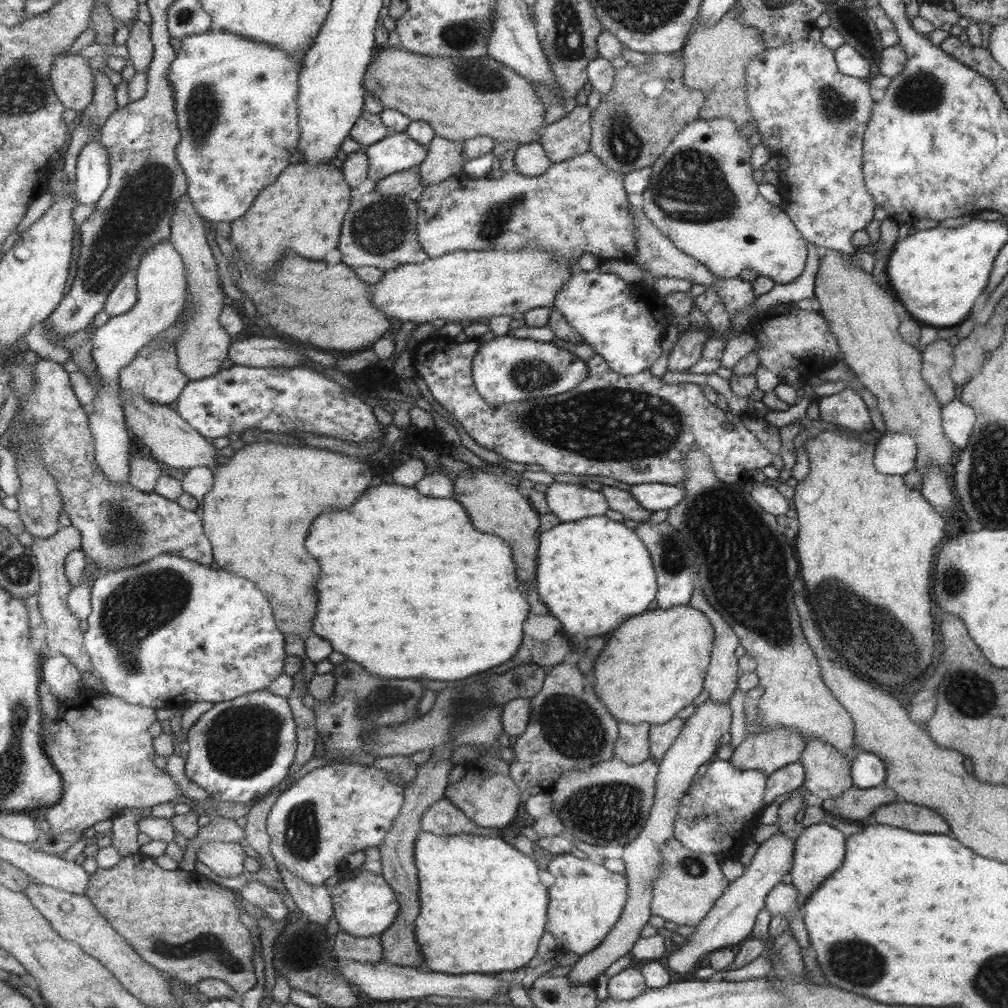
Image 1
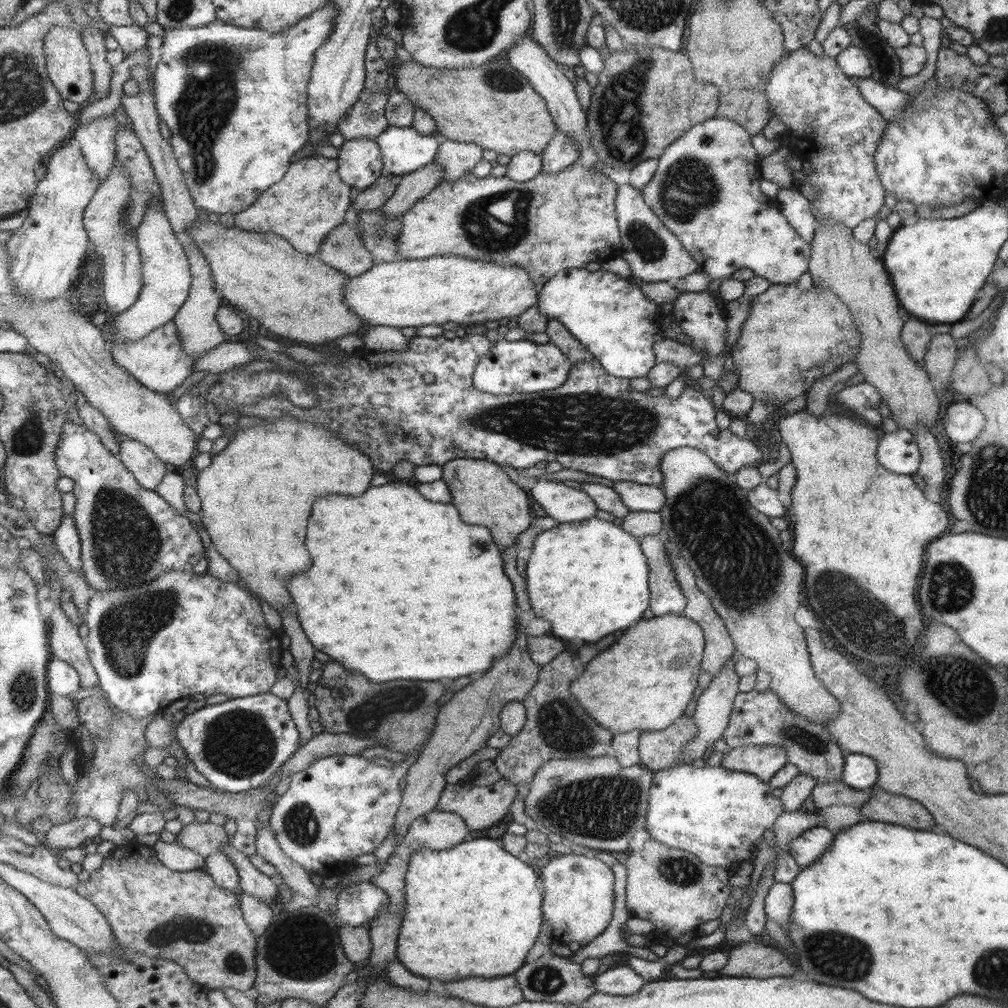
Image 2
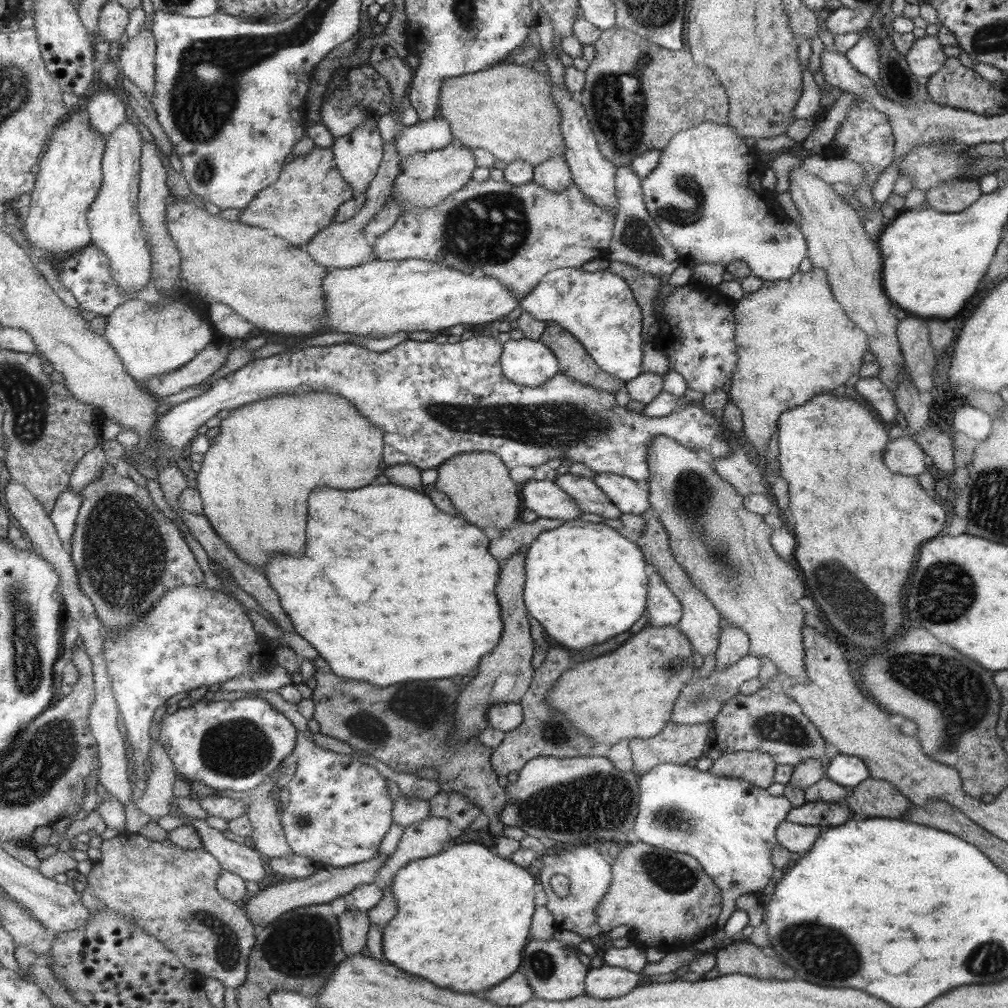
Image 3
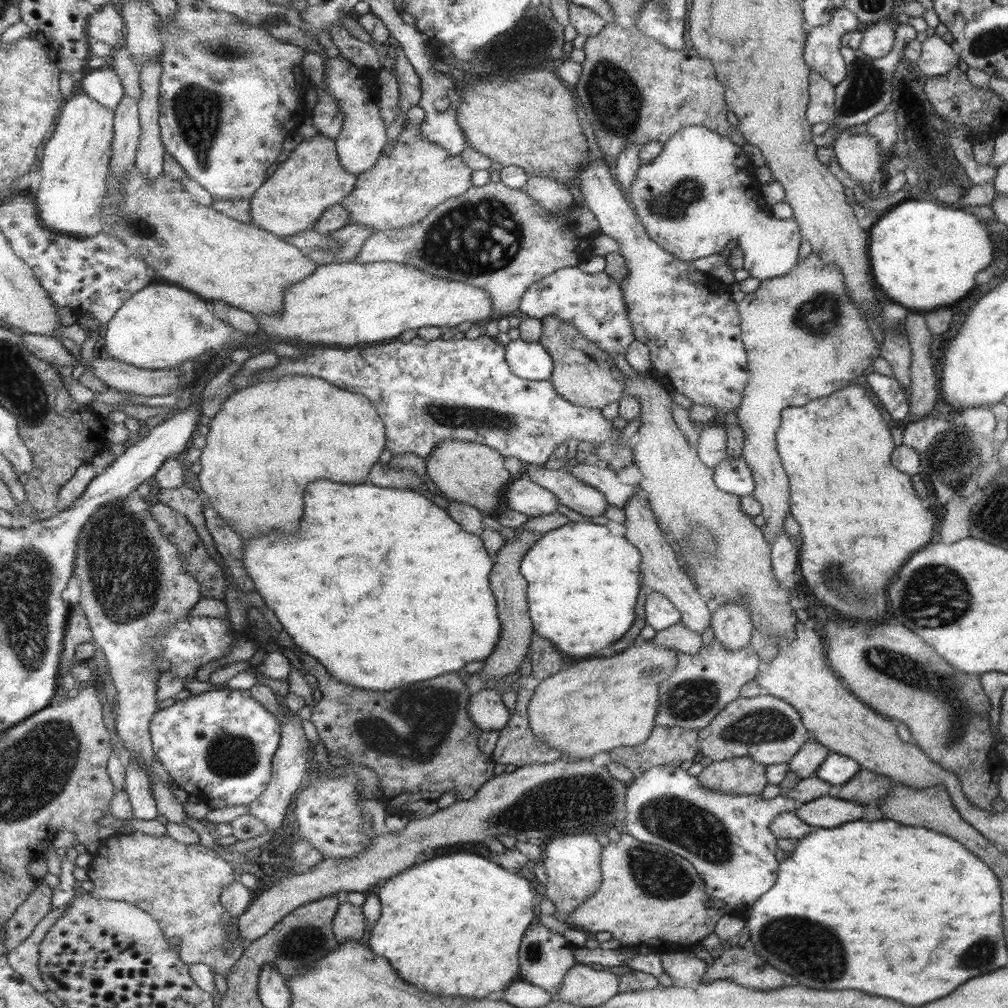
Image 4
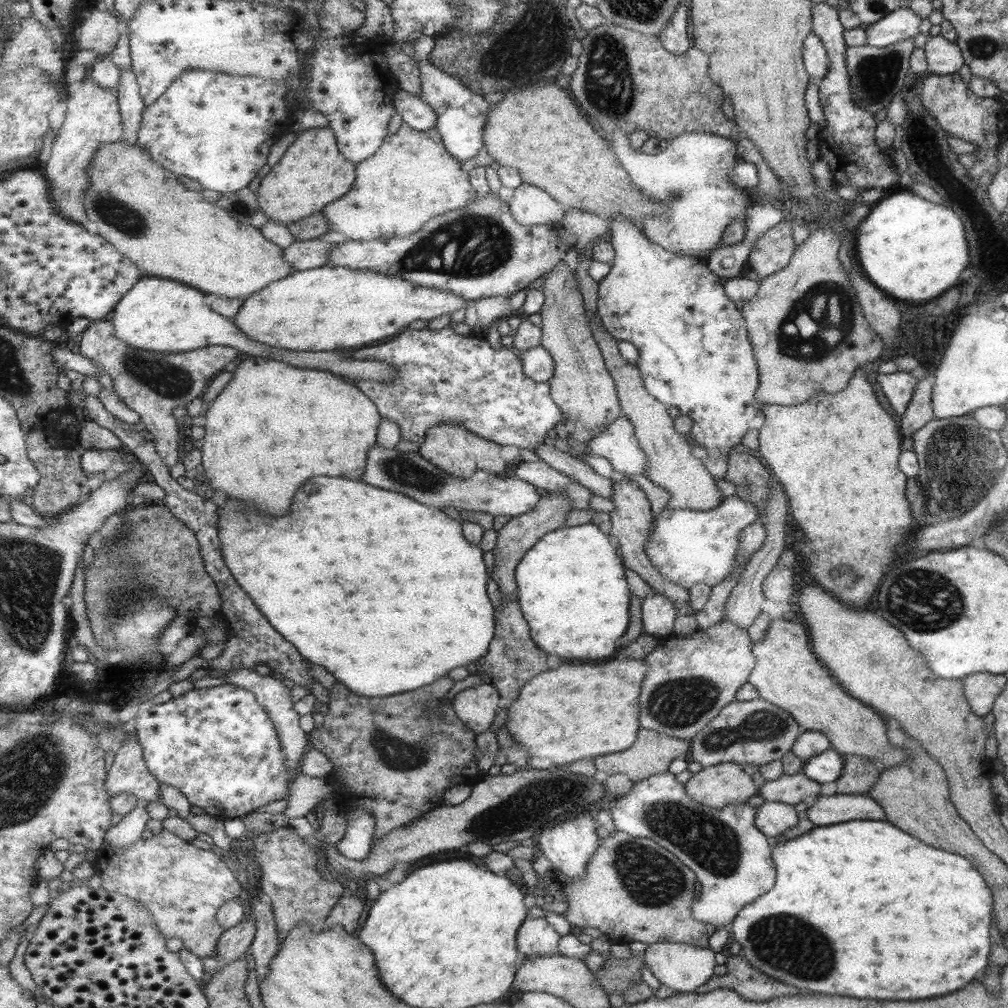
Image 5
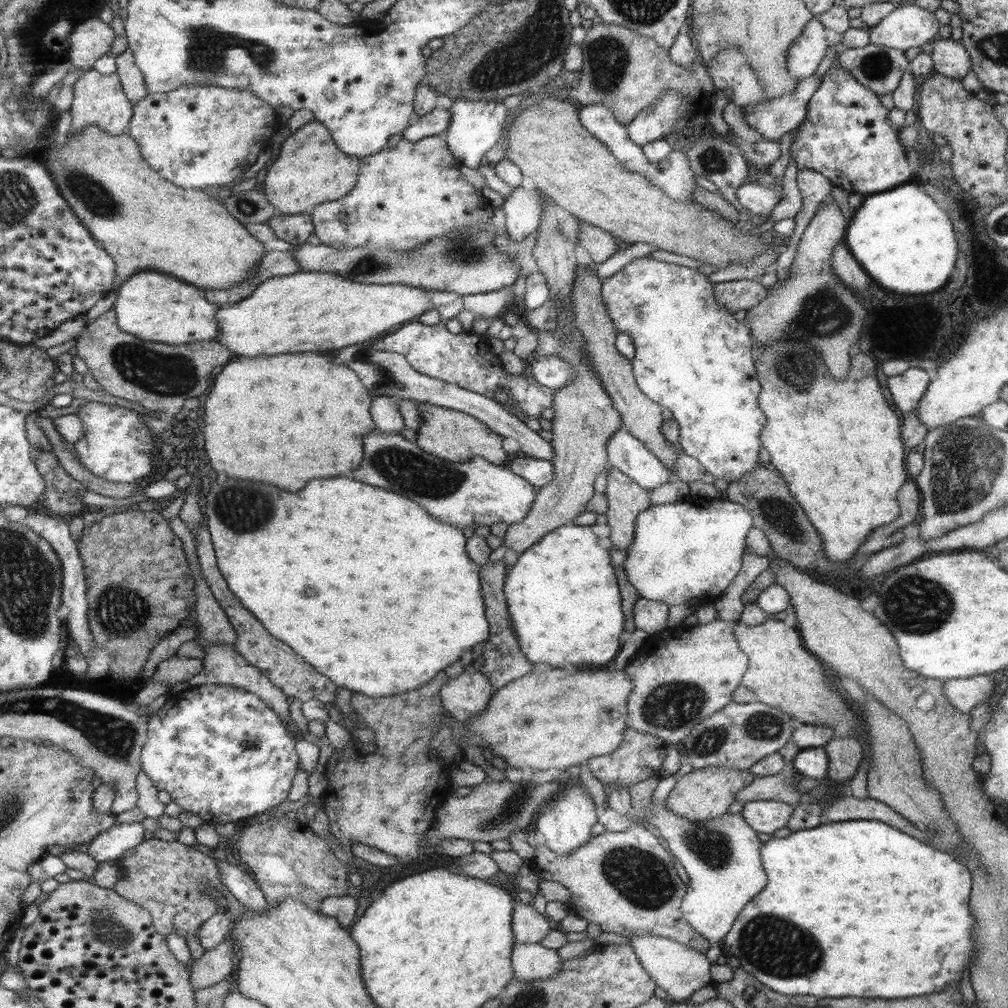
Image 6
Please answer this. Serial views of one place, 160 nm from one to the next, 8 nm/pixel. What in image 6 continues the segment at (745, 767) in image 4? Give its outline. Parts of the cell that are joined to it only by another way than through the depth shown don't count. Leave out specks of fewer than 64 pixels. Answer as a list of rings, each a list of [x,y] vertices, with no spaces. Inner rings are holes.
[[[713,766],[693,769],[675,781],[667,799],[664,801],[665,807],[667,807],[669,813],[686,818],[691,822],[705,820],[706,818],[719,818],[726,814],[729,805],[735,800],[736,794],[744,786],[747,786],[754,777],[747,769],[733,770],[732,768]]]

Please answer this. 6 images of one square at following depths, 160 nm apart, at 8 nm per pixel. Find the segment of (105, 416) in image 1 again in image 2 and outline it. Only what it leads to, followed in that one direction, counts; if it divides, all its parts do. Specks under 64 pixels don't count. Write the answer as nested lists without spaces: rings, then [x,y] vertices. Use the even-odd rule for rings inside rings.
[[[157,198],[151,200],[145,222],[139,226],[136,234],[140,242],[144,265],[144,289],[136,304],[129,310],[119,313],[113,322],[111,342],[117,337],[120,341],[132,343],[146,334],[153,333],[153,330],[173,322],[180,308],[189,298],[192,289],[192,266],[182,242],[173,231],[173,226],[167,218],[164,200],[157,200]]]

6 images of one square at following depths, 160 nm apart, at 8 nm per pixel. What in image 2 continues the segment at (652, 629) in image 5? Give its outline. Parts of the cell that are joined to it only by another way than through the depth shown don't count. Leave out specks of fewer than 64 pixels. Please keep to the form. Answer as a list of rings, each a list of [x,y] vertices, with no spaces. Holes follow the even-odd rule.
[[[652,534],[641,537],[641,550],[648,559],[649,590],[653,590],[653,606],[649,606],[649,615],[683,614],[687,599],[680,591],[680,585],[669,566],[665,546]]]

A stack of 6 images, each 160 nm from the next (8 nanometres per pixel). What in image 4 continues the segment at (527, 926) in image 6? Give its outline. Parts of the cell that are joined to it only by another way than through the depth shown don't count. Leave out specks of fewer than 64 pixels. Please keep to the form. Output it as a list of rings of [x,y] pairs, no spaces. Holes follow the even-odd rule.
[[[540,922],[533,923],[524,932],[521,937],[521,946],[519,949],[519,979],[534,984],[544,991],[556,996],[558,984],[563,978],[563,974],[568,968],[576,963],[573,958],[573,946],[567,940],[563,940],[559,933],[549,932],[547,928],[543,928]]]

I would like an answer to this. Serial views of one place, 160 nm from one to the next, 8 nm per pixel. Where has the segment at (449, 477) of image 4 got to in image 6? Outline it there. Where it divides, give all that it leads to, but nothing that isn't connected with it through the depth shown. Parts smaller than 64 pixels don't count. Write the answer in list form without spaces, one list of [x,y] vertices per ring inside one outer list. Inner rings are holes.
[[[415,403],[415,405],[416,410],[420,411],[420,425],[416,430],[415,443],[421,450],[447,459],[447,462],[453,462],[453,464],[469,462],[471,457],[480,456],[487,462],[499,466],[507,458],[501,448],[501,438],[497,438],[497,434],[489,430],[480,419],[431,403]]]

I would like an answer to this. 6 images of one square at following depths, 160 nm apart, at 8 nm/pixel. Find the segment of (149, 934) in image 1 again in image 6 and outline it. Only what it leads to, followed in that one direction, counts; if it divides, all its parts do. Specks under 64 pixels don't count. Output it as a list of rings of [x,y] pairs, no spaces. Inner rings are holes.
[[[151,838],[137,846],[137,851],[125,858],[119,859],[119,881],[115,884],[114,889],[125,898],[145,907],[152,914],[156,929],[162,935],[167,936],[169,933],[175,933],[186,938],[187,934],[198,936],[200,926],[207,922],[217,912],[222,910],[222,896],[216,896],[205,888],[207,884],[222,882],[221,873],[218,869],[217,860],[211,854],[203,854],[199,850],[189,847],[177,841],[165,841],[162,839]]]

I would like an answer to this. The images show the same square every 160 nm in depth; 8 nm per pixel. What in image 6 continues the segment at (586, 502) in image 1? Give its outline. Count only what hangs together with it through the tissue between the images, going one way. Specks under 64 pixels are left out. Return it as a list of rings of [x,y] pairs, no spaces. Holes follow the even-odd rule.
[[[375,428],[363,436],[363,440],[365,462],[361,462],[351,478],[357,478],[357,482],[369,482],[369,486],[381,486],[383,490],[393,488],[393,494],[405,494],[405,498],[409,498],[411,488],[413,502],[421,502],[421,506],[443,524],[461,530],[467,526],[473,529],[490,527],[497,522],[510,525],[524,520],[536,498],[532,483],[480,456],[471,457],[469,462],[453,464],[421,450],[399,433],[381,433]]]

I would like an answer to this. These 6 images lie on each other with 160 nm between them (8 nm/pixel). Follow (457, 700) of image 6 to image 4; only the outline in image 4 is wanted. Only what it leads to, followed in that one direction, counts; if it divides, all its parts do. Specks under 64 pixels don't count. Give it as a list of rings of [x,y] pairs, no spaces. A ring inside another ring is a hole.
[[[479,690],[469,698],[467,708],[468,718],[481,732],[501,731],[508,725],[509,712],[495,690]]]

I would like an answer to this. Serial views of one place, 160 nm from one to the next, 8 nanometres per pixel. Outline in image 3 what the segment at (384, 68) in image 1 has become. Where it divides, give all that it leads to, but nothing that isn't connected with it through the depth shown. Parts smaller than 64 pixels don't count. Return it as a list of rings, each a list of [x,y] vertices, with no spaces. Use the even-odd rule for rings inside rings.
[[[493,66],[489,70],[446,78],[439,88],[438,114],[449,122],[454,142],[460,146],[483,148],[505,163],[522,160],[534,167],[554,156],[564,156],[566,152],[560,130],[560,110],[552,98],[552,87],[549,75],[537,74],[529,66]]]

